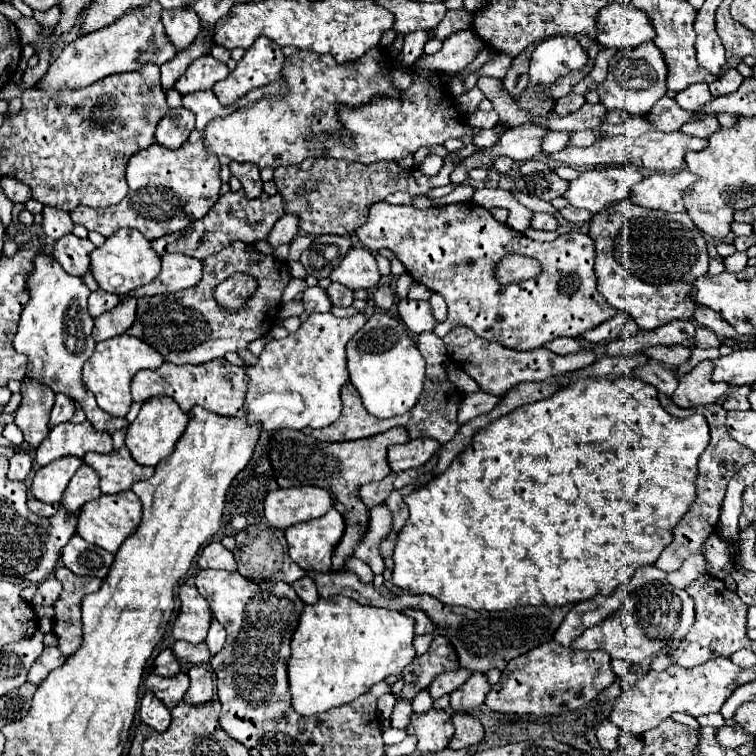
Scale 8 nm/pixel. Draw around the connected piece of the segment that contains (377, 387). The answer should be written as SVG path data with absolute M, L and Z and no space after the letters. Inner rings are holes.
M387 312L371 314L365 326L349 340L347 368L349 380L361 394L367 412L377 418L393 418L409 412L423 392L425 360L409 338L403 322Z

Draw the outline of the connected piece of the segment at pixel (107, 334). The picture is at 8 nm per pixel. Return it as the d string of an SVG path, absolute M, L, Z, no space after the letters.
M123 298L113 310L95 318L95 326L93 326L95 342L125 334L135 320L135 308L137 308L135 298Z

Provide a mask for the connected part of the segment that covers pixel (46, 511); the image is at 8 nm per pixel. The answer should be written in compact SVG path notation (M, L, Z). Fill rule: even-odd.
M29 498L27 506L31 512L41 514L41 516L53 516L53 512L57 512L59 504L45 504L45 502L37 502L37 498Z

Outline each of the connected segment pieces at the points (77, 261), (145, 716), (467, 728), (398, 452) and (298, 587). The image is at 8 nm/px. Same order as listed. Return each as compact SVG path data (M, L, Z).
M67 234L55 242L53 258L73 276L81 276L89 270L89 254L95 250L95 244L89 238L77 238Z
M145 692L139 706L139 718L157 732L165 732L171 724L171 714L153 692Z
M467 712L453 714L453 726L455 726L455 734L449 740L451 750L475 746L483 738L483 726L475 714L467 714Z
M417 438L417 440L409 440L407 444L392 445L387 452L389 468L393 472L417 468L425 464L439 450L439 446L441 444L437 440L429 440L429 438Z
M309 576L299 578L299 580L297 580L297 582L293 582L291 586L295 588L297 596L299 596L299 598L301 598L305 604L315 604L315 602L319 600L317 588L315 588L315 584L313 584L313 580L311 580Z

